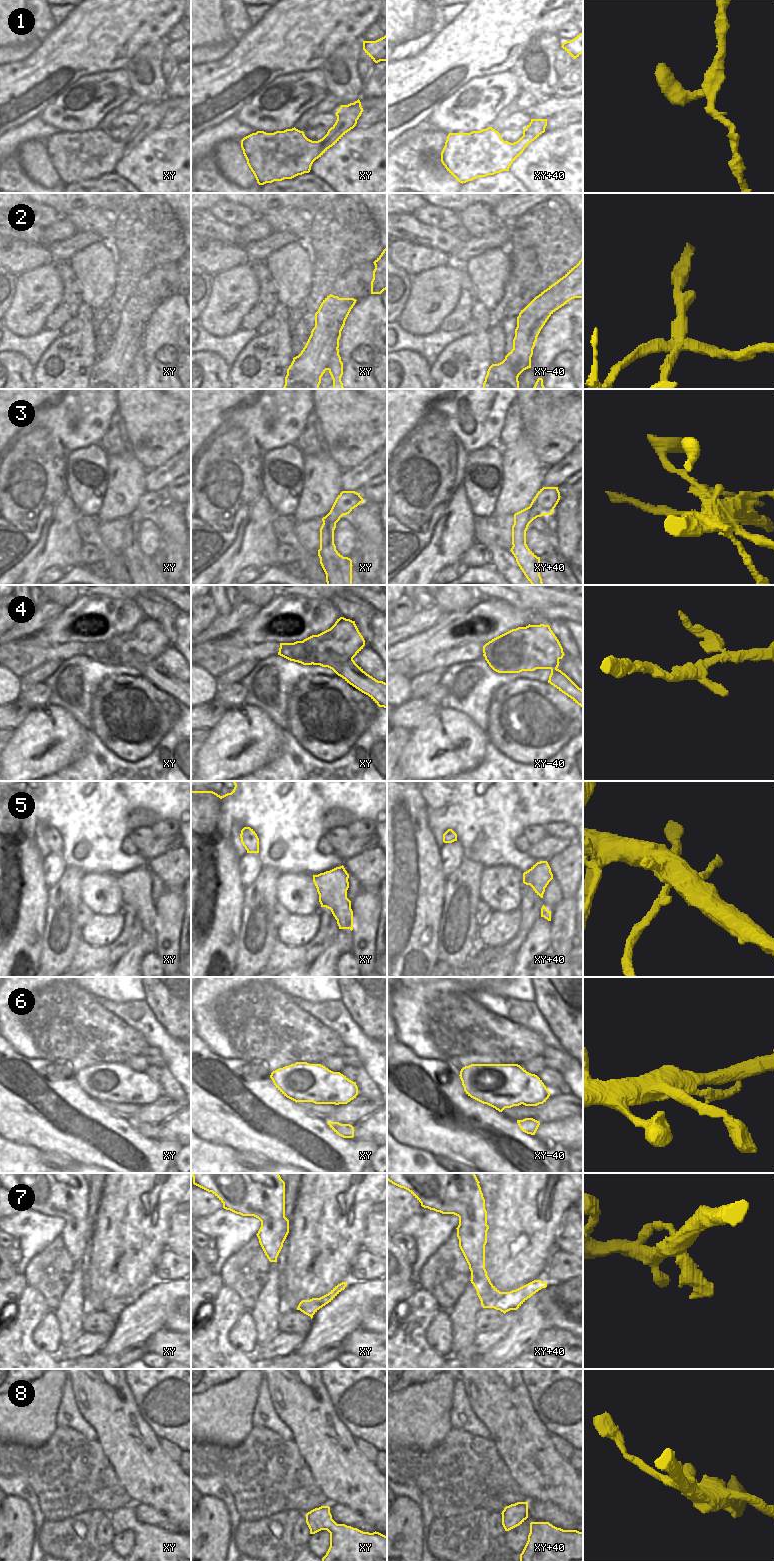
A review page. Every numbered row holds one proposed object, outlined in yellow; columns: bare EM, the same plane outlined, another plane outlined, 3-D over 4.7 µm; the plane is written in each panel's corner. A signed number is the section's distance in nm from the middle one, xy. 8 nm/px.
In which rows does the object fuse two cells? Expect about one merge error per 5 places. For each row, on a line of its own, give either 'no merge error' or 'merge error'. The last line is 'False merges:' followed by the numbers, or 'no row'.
1: no merge error
2: merge error
3: merge error
4: merge error
5: no merge error
6: no merge error
7: no merge error
8: no merge error
False merges: 2, 3, 4

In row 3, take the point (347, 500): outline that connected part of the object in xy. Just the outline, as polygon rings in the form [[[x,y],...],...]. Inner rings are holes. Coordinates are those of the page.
[[[342,491],[336,498],[330,512],[322,518],[320,528],[320,549],[326,548],[326,542],[330,540],[330,524],[340,520],[343,515],[349,514],[355,507],[365,501],[360,493],[355,491]]]

